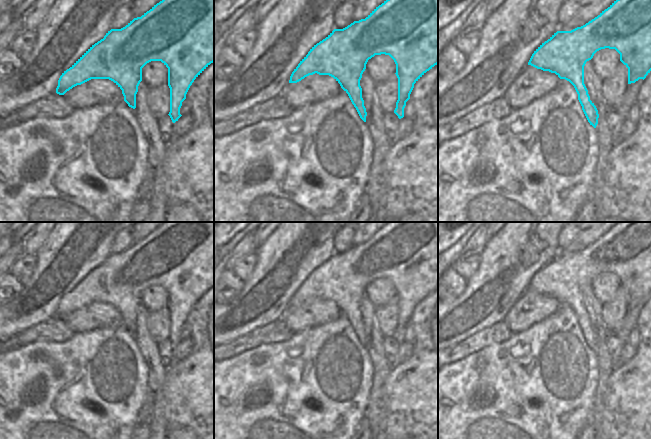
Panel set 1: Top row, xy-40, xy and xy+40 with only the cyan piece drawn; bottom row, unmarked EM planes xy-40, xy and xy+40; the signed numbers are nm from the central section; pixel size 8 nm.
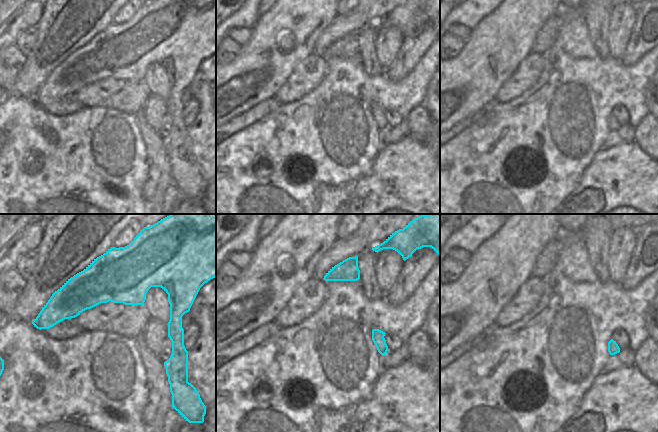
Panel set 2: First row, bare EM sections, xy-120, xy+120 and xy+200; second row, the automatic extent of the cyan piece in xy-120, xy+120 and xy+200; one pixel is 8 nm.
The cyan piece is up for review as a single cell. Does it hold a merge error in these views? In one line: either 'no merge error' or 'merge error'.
no merge error

